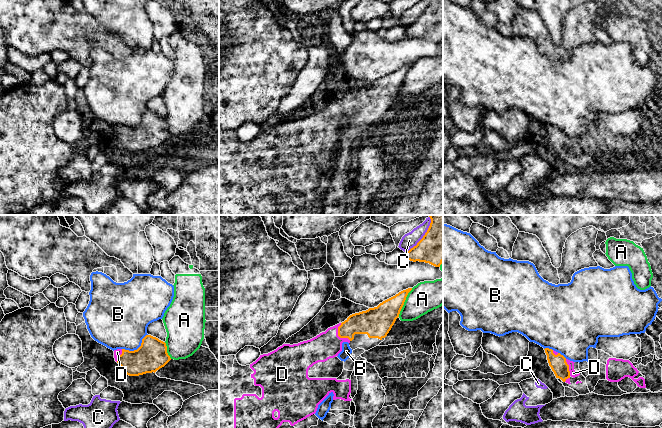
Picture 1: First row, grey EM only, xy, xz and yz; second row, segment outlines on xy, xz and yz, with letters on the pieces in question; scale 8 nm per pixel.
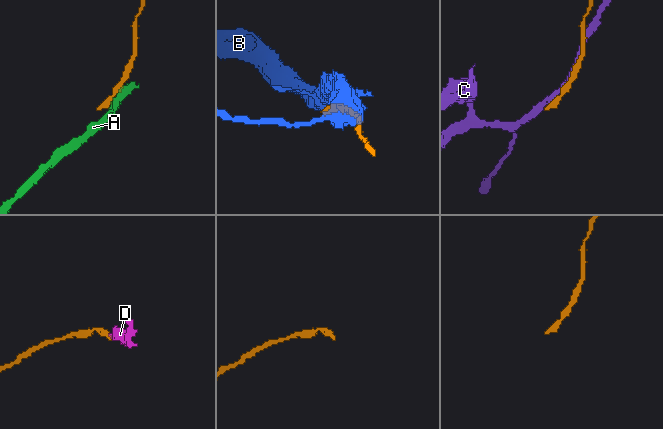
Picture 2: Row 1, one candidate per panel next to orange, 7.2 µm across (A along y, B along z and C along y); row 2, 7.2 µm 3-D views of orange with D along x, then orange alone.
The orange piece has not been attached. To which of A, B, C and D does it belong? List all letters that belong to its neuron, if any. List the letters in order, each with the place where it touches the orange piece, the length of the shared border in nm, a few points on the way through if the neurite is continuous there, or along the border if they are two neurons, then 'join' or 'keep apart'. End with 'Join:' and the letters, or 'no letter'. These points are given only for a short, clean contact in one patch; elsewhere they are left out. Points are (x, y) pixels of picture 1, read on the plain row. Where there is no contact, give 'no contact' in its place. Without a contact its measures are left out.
A: xz (404, 77) | 260 nm | keep apart
B: xy (137, 125) | 240 nm | along xy (147, 110), (136, 125), (122, 125) | keep apart
C: xz (420, 16) | 320 nm | keep apart
D: xz (338, 111) | 170 nm | across xz (366, 98), (356, 99), (338, 111), (326, 121) | join
Join: D

